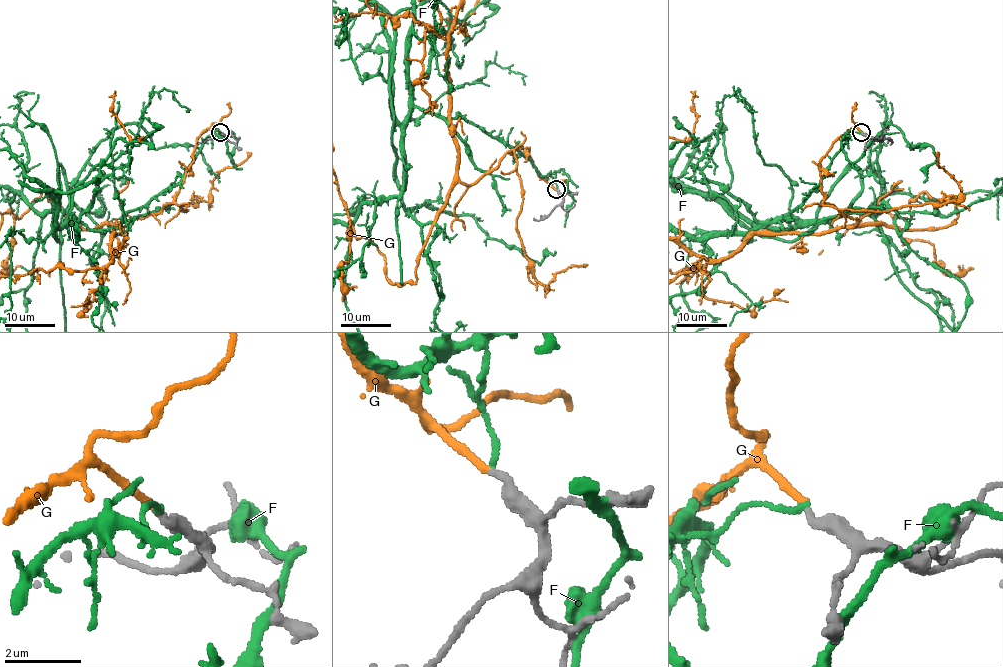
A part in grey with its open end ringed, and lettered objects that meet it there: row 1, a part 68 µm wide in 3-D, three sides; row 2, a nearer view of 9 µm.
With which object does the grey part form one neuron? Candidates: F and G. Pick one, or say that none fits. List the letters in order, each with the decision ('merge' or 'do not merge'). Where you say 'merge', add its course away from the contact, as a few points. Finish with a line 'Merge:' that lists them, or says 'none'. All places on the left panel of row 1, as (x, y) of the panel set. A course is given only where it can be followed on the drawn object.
F: do not merge
G: merge
Merge: G

